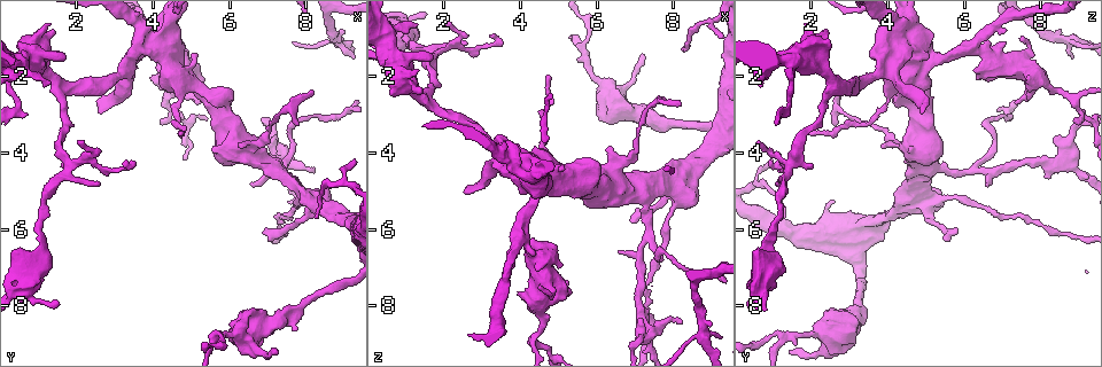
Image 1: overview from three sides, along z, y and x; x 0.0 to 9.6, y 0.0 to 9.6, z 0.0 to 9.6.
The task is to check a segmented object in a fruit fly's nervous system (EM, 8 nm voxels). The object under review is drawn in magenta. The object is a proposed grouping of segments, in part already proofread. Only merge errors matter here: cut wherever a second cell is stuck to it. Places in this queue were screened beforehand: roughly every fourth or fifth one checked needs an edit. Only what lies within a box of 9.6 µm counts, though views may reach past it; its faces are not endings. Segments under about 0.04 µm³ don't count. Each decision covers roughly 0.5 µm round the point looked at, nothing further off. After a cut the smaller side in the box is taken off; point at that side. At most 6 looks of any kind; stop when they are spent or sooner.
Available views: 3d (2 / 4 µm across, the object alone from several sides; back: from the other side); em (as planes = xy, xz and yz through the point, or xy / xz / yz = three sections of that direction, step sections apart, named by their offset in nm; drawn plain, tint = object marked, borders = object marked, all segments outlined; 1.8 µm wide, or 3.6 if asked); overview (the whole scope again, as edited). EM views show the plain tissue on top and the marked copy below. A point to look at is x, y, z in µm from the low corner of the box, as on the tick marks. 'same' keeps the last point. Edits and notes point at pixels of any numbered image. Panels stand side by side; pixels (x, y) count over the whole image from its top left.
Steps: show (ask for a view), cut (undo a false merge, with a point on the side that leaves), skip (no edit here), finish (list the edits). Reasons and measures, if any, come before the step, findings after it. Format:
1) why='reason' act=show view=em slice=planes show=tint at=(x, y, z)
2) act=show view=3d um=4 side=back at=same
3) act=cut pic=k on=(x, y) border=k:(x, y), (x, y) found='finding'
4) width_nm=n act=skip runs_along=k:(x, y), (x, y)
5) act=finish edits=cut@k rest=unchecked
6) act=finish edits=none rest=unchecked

act=show view=3d um=4 at=(7.35, 4.30, 8.65)

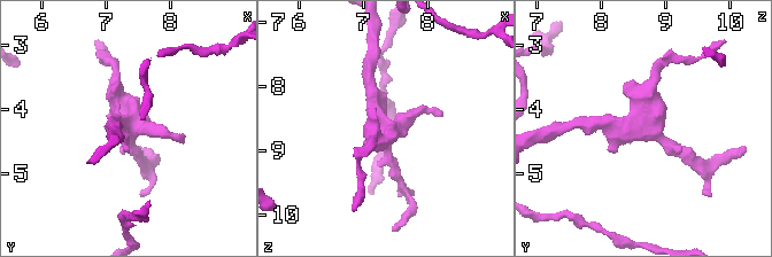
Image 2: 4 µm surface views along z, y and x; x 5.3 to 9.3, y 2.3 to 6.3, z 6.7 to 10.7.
act=show view=em slice=planes show=tint at=(7.35, 4.25, 8.65)

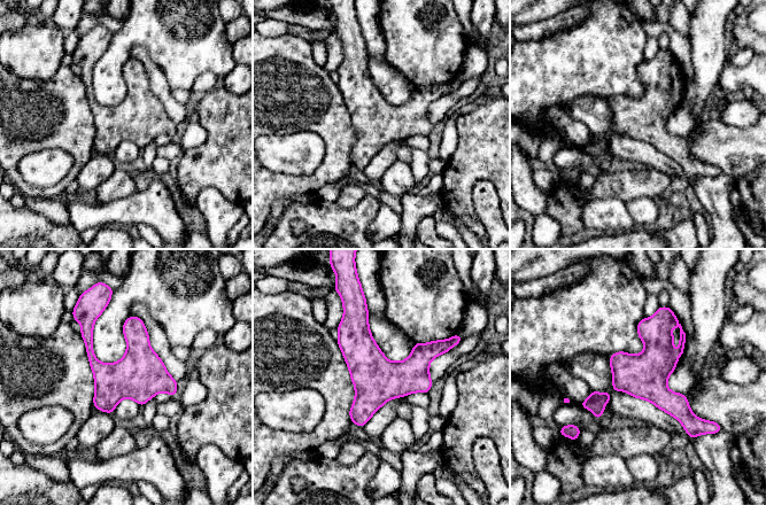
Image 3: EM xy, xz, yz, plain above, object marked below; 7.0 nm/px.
act=skip runs_along=3:(663, 313), (658, 389), (687, 426) found='all the same cell'

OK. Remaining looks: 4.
why='looks like a crossing' act=show view=3d um=2 at=(8.15, 5.10, 4.65)

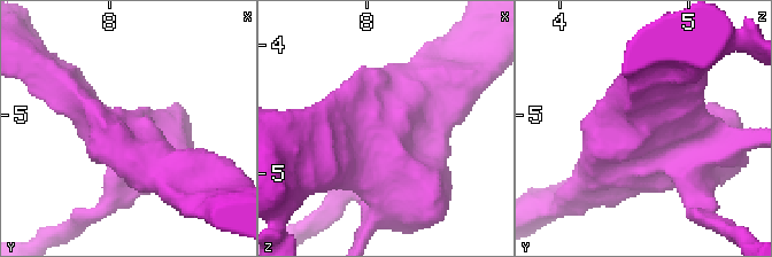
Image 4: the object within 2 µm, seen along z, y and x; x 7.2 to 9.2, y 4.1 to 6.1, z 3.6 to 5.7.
arms=4 act=show view=em slice=planes show=borders at=(8.12, 5.18, 4.58)

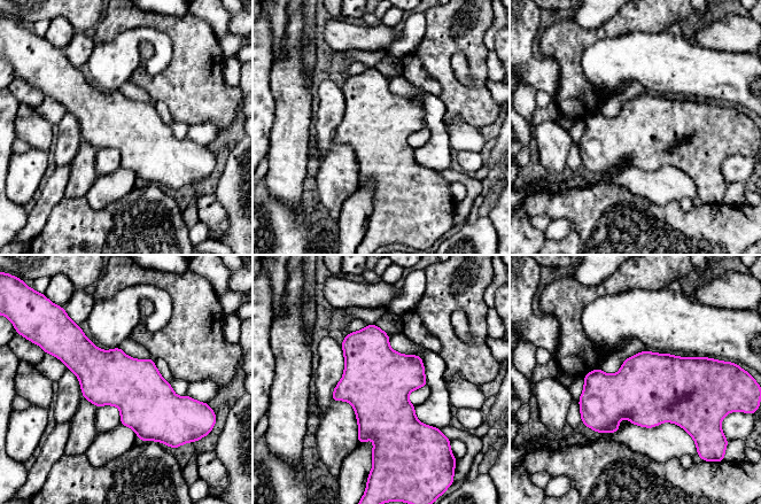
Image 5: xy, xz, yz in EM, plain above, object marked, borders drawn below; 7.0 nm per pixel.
width_nm=380 act=skip found='all the same cell'

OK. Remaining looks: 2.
why='thick turns thin' act=show view=3d um=4 at=(3.65, 1.25, 4.05)

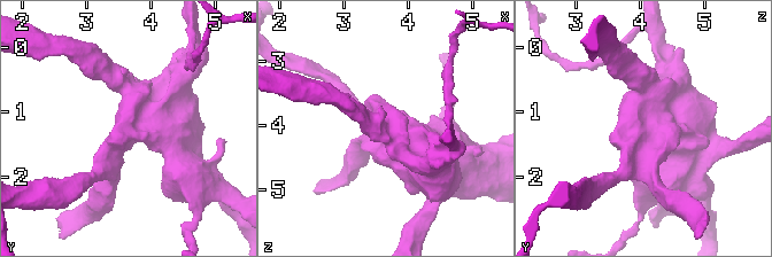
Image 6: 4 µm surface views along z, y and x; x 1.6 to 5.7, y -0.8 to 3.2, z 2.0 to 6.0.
why='shape alone is not enough' act=show view=em um=3.6 slice=yz step=4 show=tint at=(3.75, 1.25, 4.05)

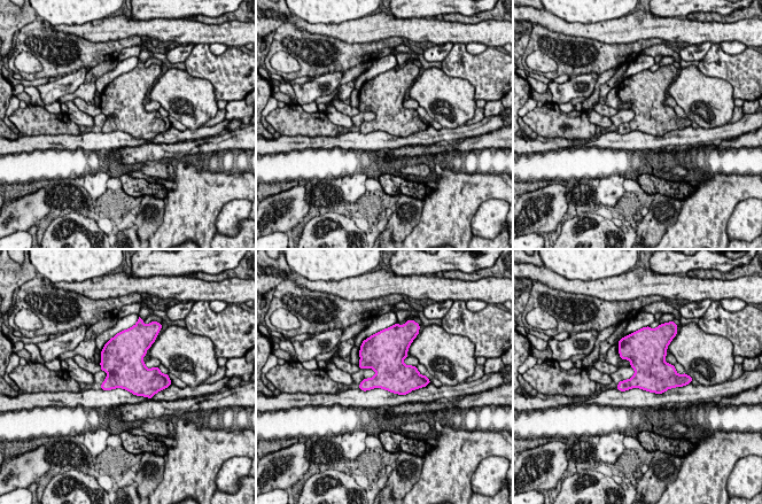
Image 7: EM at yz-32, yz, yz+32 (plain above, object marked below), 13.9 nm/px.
act=skip found='one cell here'

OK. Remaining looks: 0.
act=finish edits=none rest=unchecked

